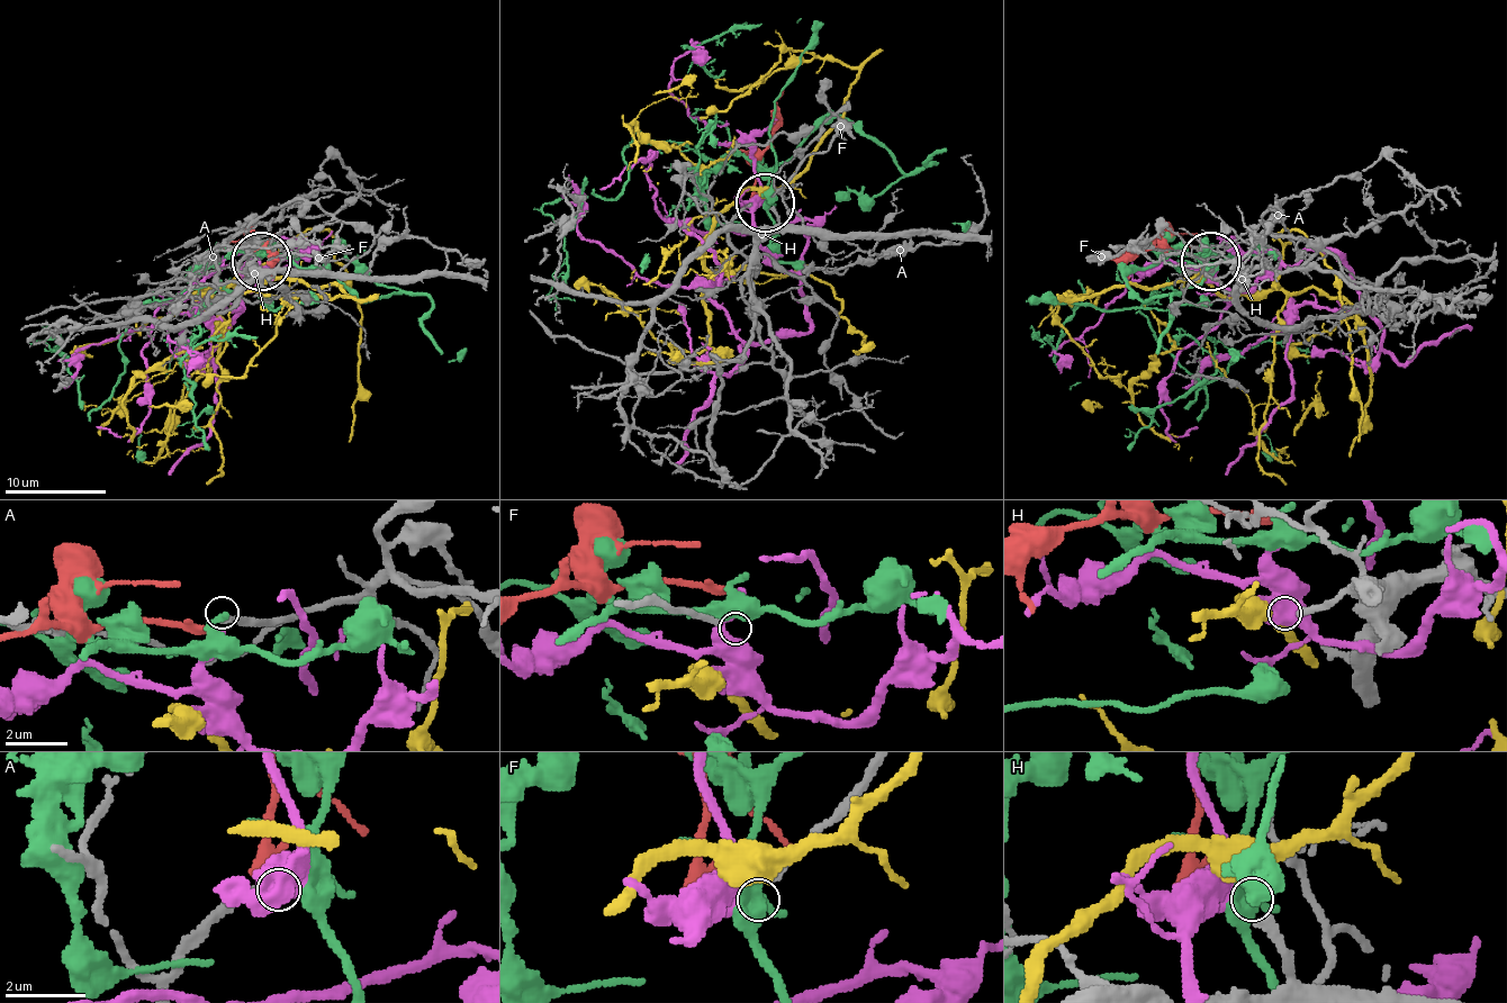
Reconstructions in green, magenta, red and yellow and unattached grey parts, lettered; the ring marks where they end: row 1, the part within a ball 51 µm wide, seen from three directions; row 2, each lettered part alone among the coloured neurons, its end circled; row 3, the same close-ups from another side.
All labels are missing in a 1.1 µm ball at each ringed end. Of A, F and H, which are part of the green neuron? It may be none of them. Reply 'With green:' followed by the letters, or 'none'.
With green: none

